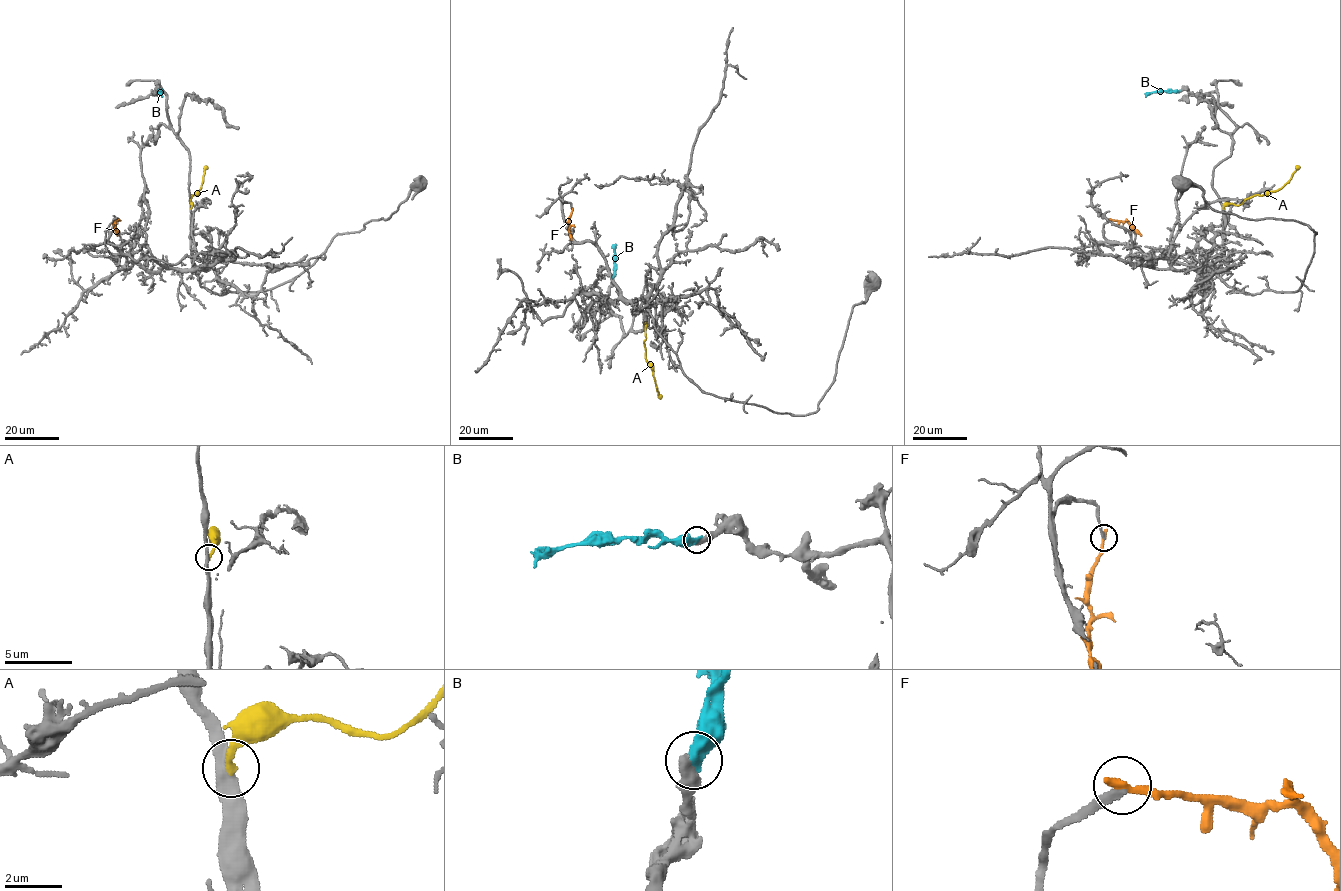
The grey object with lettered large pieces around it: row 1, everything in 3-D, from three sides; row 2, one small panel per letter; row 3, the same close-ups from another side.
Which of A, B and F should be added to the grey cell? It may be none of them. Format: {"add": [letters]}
{"add": []}

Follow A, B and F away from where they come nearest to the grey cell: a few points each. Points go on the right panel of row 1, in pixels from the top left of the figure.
A: (1224, 208), (1279, 190), (1298, 166)
B: (1178, 91), (1156, 90), (1145, 97)
F: (1111, 219), (1126, 221), (1141, 236)

